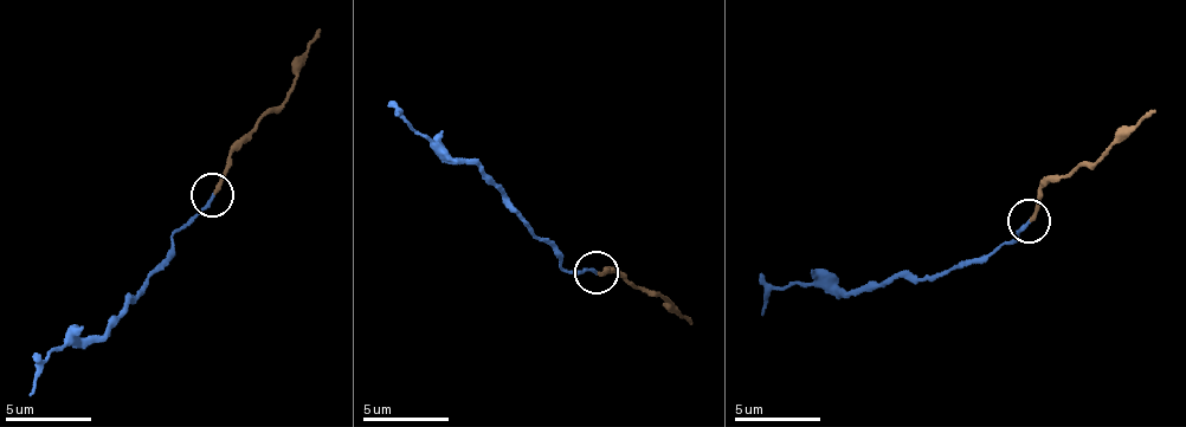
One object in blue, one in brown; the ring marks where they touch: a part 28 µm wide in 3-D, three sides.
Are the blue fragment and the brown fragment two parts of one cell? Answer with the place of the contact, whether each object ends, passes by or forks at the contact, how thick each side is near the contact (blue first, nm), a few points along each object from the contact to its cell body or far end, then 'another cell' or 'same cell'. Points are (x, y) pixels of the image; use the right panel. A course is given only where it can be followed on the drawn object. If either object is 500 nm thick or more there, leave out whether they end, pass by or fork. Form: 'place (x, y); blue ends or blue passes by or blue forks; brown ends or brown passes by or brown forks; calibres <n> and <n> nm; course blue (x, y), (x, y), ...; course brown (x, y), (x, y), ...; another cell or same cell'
place (1029, 221); blue ends; brown ends; calibres 190 and 200 nm; course blue (1030, 220), (1013, 238), (978, 259), (927, 278), (891, 275), (849, 293), (795, 282), (771, 292), (764, 315); course brown (1030, 220), (1046, 185), (1080, 165), (1088, 165), (1157, 111); another cell

